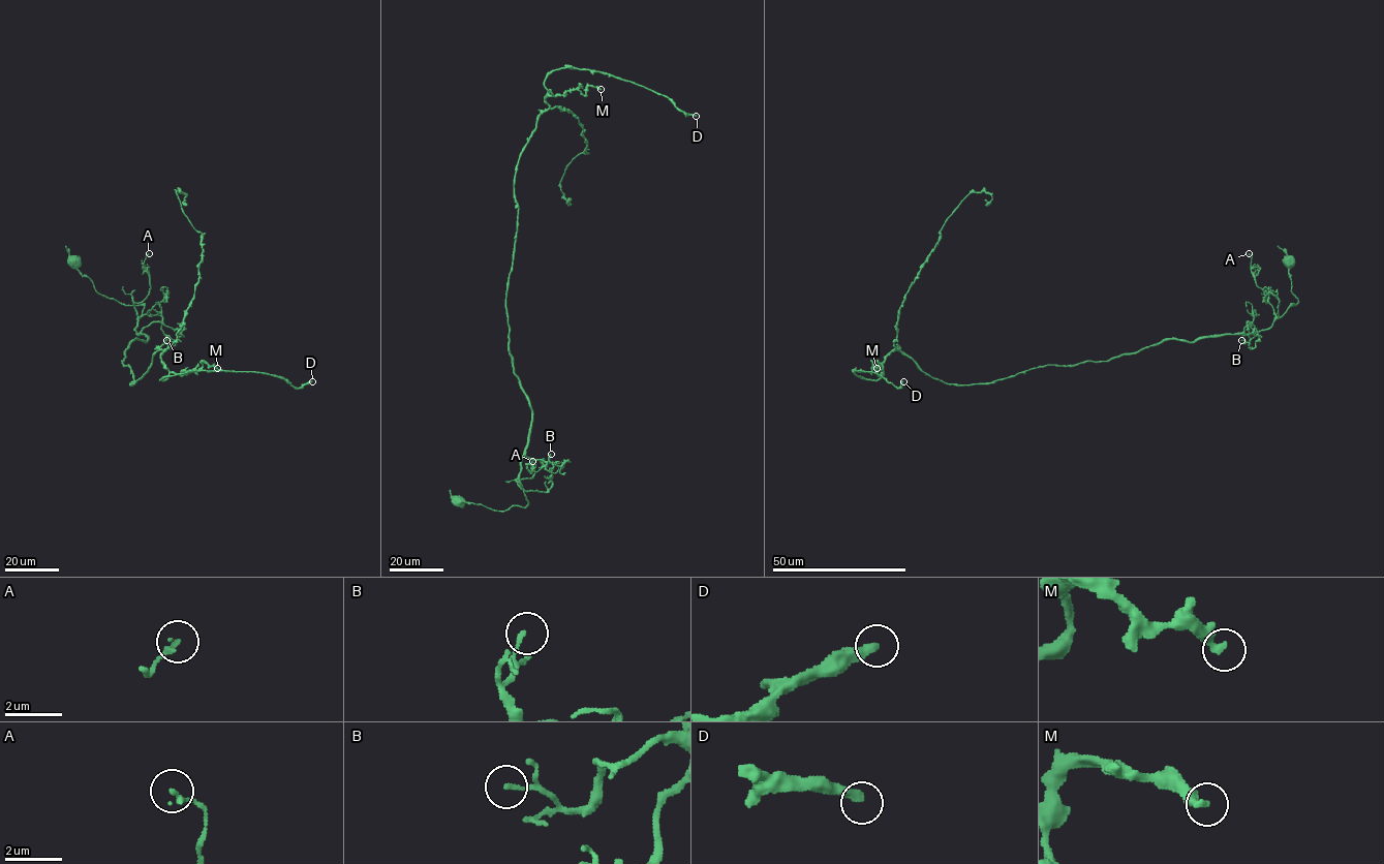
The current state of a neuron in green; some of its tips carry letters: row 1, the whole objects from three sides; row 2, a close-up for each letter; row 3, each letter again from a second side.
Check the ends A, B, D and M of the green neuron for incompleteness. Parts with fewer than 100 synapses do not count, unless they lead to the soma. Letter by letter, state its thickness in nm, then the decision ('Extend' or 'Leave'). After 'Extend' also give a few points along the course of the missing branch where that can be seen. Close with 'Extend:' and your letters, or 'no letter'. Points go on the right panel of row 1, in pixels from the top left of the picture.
A: Thickness 180 nm. Leave
B: Thickness 120 nm. Leave
D: Thickness 340 nm. Extend. Course of what is missing: (903, 381), (903, 373), (914, 378), (922, 369), (918, 352)
M: Thickness 320 nm. Leave
Extend: D

